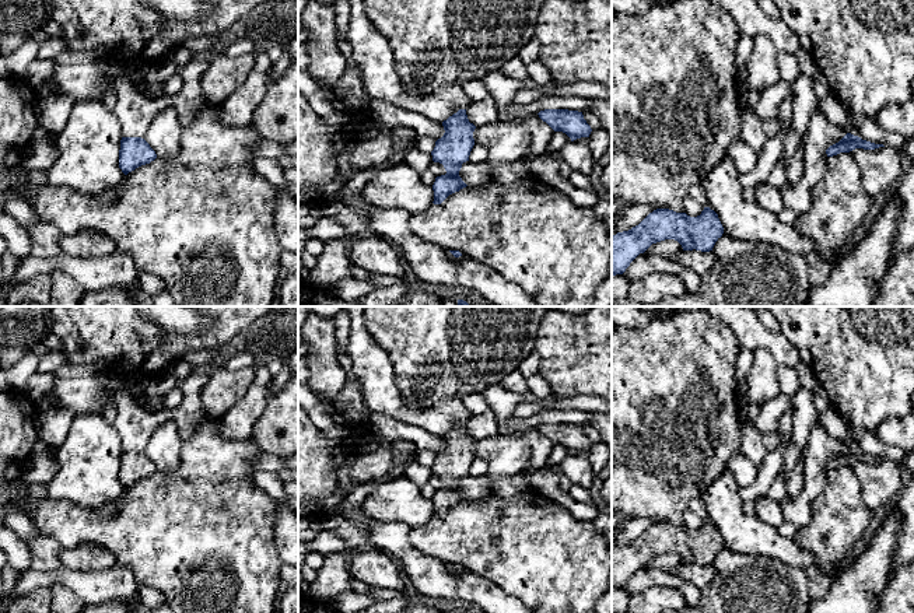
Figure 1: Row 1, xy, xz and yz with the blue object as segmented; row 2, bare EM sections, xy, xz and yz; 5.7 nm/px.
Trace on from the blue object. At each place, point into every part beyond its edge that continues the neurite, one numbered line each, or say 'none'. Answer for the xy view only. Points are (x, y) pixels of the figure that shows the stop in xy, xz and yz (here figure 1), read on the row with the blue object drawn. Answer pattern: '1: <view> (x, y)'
none

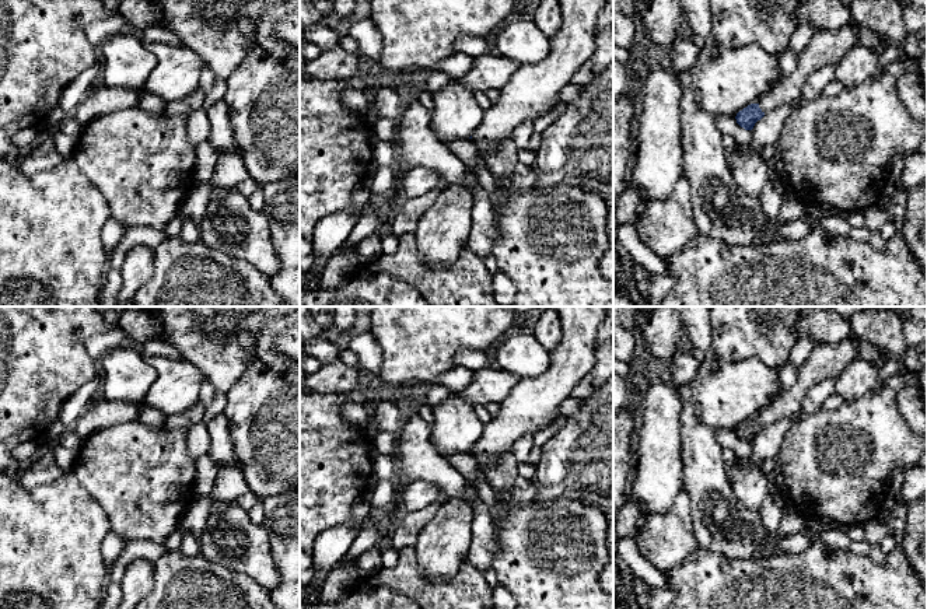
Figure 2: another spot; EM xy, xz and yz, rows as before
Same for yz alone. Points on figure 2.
1: yz (824, 48)

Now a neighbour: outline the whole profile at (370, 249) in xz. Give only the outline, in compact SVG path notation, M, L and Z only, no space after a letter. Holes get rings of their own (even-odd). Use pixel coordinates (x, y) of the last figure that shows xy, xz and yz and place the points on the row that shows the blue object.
M386 204L378 209L378 218L379 218L379 227L375 228L367 238L361 239L356 245L356 252L365 260L372 262L377 260L382 255L381 248L381 238L382 238L382 230L386 228L386 223L391 218L392 213L392 204Z

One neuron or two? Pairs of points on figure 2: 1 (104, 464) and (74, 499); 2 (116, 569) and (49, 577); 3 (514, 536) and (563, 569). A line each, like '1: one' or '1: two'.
1: two
2: two
3: one

